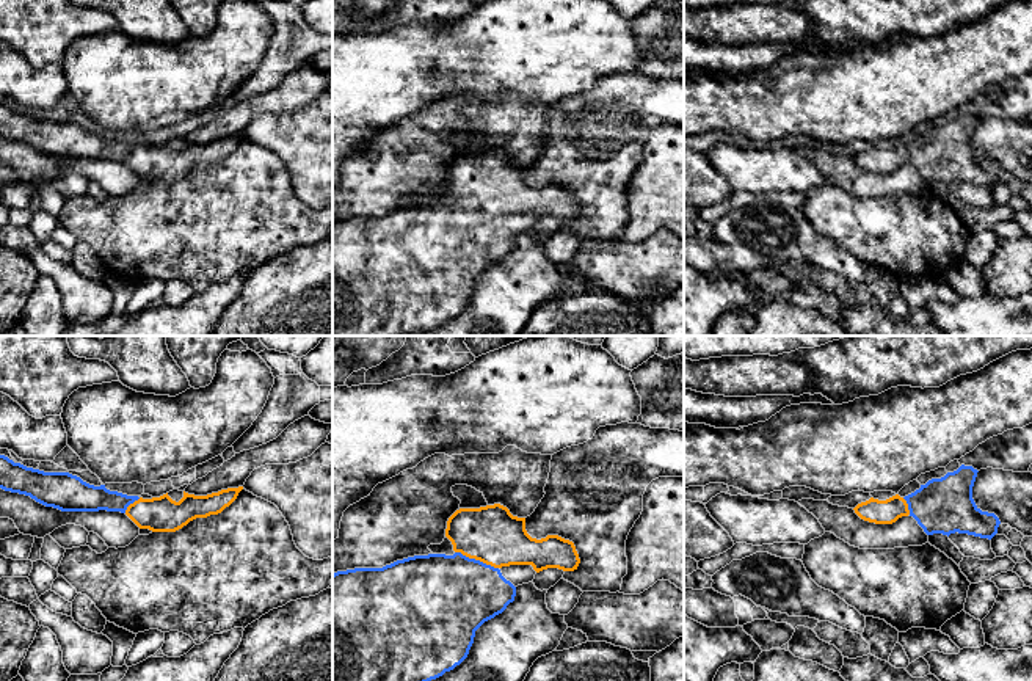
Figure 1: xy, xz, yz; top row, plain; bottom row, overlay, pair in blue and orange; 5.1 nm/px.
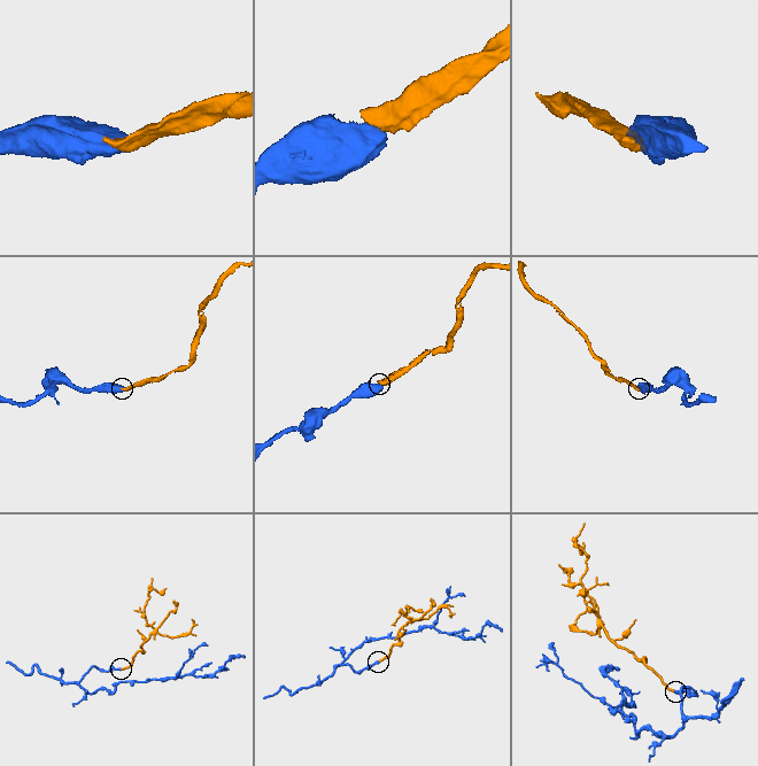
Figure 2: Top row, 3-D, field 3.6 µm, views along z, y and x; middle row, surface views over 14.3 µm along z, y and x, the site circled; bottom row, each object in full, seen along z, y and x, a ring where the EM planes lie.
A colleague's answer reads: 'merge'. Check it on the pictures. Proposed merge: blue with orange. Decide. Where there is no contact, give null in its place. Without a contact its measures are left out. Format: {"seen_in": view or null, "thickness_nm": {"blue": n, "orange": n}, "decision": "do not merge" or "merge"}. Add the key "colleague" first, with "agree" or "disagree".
{"colleague": "agree", "seen_in": "xz", "thickness_nm": {"blue": 440, "orange": 300}, "decision": "merge"}

